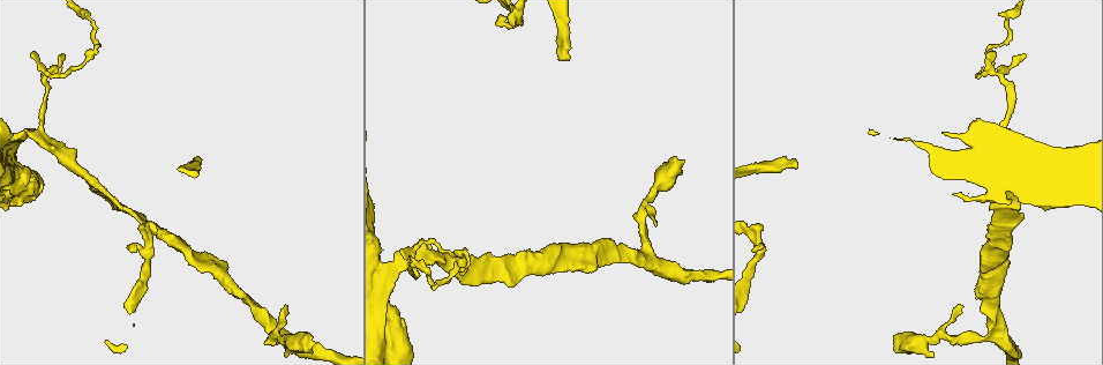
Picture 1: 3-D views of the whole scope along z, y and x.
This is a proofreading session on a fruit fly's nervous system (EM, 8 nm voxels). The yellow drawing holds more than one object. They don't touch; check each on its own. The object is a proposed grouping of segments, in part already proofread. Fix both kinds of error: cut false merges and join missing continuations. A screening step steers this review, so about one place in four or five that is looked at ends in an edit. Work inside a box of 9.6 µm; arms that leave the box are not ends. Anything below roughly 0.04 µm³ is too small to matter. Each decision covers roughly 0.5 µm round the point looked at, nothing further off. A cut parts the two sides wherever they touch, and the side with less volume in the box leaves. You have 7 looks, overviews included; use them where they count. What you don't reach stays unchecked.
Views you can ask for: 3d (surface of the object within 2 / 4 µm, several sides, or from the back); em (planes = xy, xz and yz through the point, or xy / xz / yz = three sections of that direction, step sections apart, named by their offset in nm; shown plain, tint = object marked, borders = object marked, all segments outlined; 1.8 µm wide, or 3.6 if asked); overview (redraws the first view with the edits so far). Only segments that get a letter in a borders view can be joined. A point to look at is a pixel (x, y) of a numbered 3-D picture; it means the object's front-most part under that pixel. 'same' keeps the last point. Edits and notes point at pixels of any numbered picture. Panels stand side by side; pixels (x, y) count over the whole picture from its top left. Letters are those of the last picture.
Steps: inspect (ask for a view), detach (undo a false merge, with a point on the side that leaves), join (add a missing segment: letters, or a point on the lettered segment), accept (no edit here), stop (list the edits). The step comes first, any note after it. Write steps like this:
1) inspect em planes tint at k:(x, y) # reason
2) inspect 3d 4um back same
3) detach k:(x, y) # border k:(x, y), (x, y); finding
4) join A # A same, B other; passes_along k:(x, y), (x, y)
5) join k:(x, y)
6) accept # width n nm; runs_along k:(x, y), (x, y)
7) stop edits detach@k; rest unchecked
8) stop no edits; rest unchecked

inspect 3d 4um at 1:(414, 254) # sharp bend

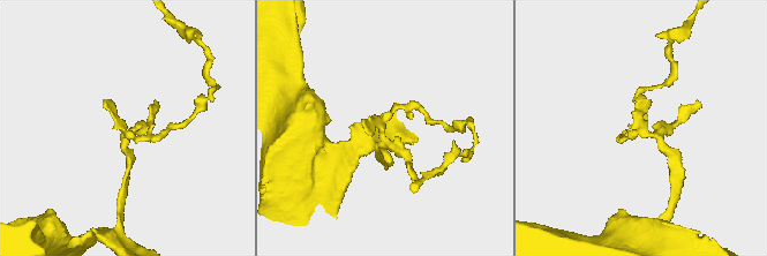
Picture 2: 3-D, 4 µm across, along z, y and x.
inspect em 3.6um xy step 16 tint at 2:(383, 128)

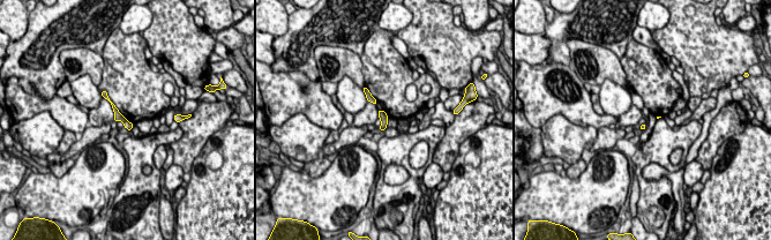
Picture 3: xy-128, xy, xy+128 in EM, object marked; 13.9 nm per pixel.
inspect em 3.6um planes borders same

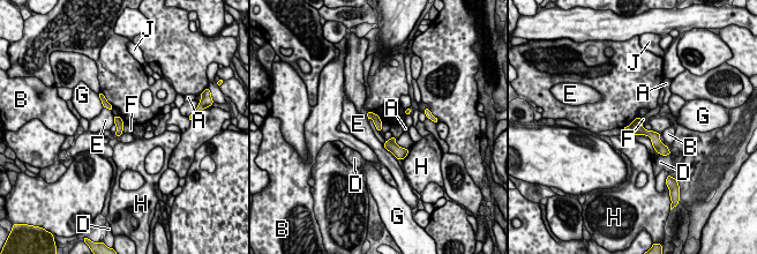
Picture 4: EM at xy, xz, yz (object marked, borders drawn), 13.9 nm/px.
detach 4:(628, 129) # A other, B other, D other, E other, F other, G other, H other, J other; border 4:(628, 126), (632, 132); two cells meet here

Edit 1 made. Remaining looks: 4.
inspect 3d 2um at 1:(391, 286) # thick end

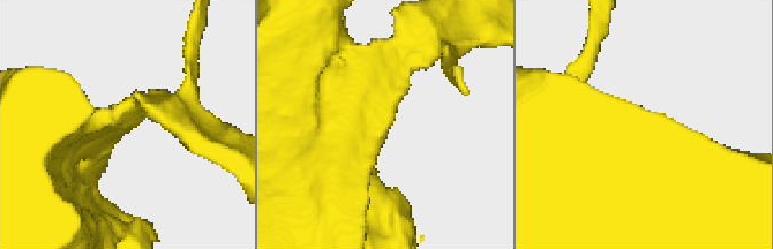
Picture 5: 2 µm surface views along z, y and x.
inspect em planes tint at 5:(389, 123)

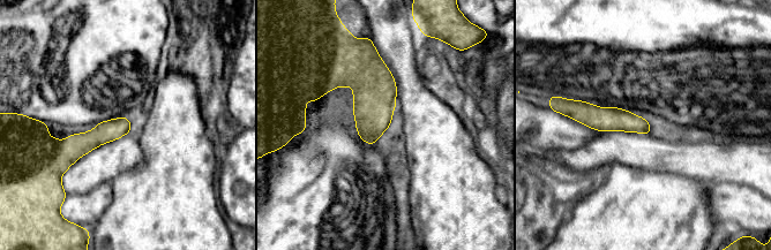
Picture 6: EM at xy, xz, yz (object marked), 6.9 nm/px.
inspect em planes borders same # see the neighbours

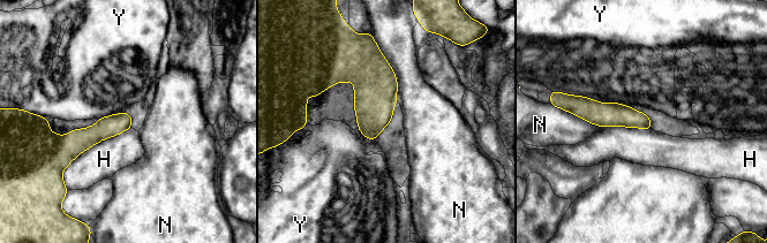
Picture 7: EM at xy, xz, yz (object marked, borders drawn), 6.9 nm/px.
accept # H other, N other, Y other; border 7:(130, 127), (85, 149), (65, 168); no lettered segment goes on from it

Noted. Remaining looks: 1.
stop edits detach@4; rest unchecked

